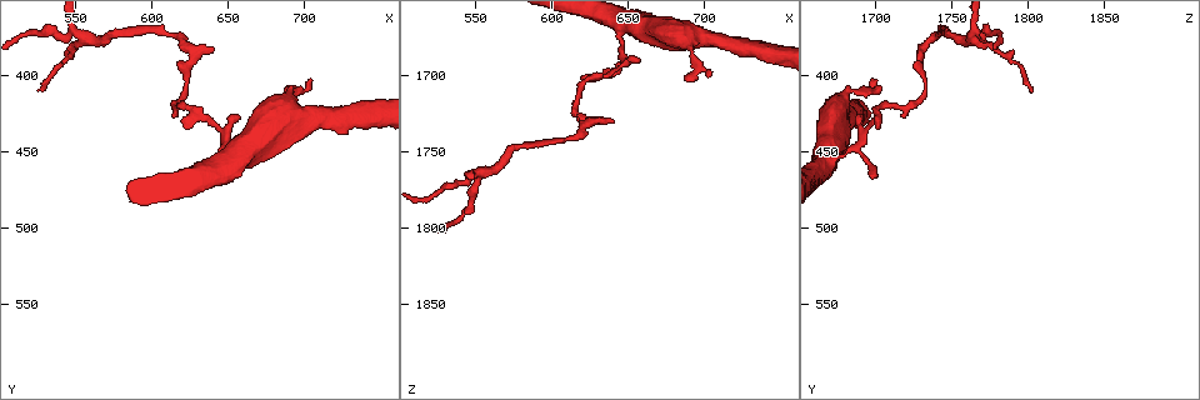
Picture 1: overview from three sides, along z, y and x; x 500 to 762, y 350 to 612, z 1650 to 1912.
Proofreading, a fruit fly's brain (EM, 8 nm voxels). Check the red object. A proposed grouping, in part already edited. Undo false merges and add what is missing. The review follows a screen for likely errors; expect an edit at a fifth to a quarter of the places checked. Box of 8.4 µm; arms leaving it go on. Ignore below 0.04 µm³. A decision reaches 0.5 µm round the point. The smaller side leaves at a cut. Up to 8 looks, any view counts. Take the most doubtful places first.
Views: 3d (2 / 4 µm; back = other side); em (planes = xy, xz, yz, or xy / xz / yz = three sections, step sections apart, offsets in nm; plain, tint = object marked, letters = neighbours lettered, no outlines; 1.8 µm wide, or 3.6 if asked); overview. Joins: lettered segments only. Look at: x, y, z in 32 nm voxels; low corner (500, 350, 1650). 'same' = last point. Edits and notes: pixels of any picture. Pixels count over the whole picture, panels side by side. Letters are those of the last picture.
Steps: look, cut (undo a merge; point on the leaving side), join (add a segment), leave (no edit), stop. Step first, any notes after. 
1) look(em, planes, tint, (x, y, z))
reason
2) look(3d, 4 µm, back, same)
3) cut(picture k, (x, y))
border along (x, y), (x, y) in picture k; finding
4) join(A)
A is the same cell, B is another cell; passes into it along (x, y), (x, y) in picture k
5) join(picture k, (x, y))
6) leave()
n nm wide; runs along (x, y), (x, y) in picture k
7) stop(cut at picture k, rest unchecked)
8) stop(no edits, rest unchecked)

look(3d, 2 µm, (624, 382, 1730))
abrupt turn

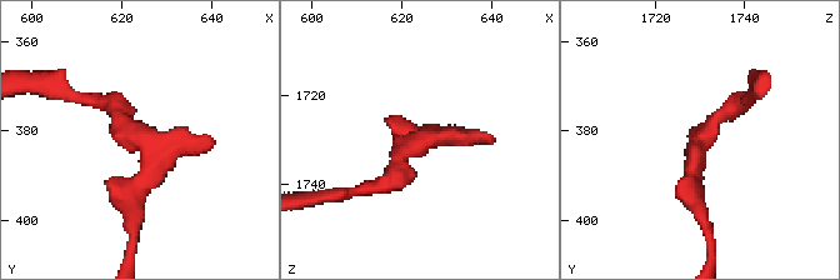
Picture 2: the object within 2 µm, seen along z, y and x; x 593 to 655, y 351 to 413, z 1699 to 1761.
look(em, xy, step 16, tint, (626, 382, 1730))
shape alone is not enough

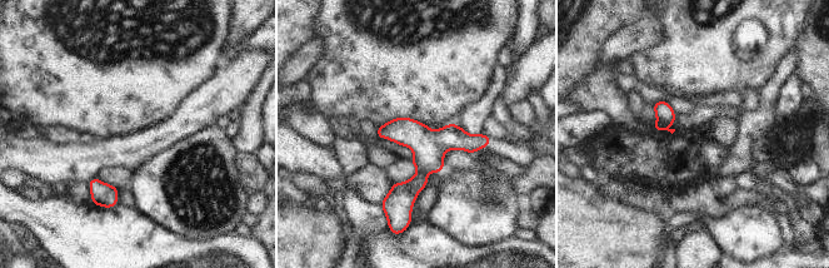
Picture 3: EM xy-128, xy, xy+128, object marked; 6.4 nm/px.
look(em, planes, letters, same)

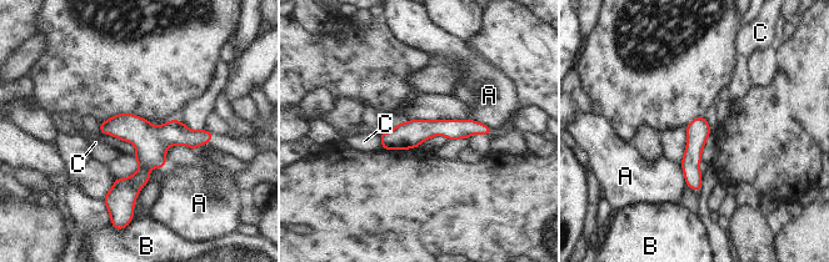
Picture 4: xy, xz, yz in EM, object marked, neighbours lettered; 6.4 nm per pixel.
leave()
A, B and C are other cells; border along (379, 134), (381, 147) in picture 4; all the same neuron

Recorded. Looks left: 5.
look(3d, 2 µm, back, (526, 410, 1802))
thin end

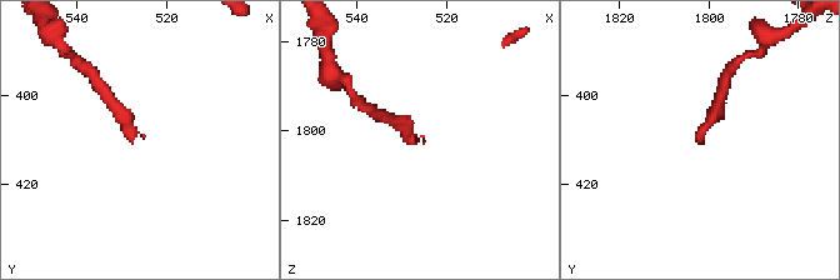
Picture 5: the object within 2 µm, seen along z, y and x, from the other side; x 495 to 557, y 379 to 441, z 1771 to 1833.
look(em, planes, plain, (525, 410, 1802))

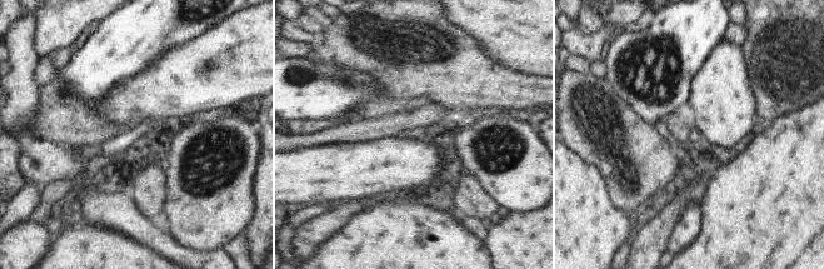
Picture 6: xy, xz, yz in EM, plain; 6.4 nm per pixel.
look(em, planes, letters, same)
what lies round it

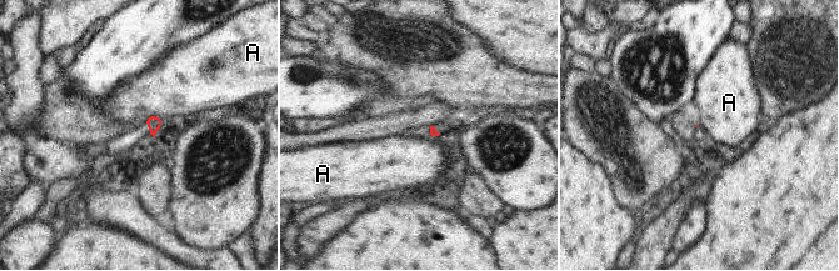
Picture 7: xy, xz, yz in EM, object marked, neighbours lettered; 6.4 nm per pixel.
leave()
A is another cell; border along (146, 116), (159, 116), (163, 120) in picture 7; none of them fits

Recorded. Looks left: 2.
stop(no edits, rest unchecked)

